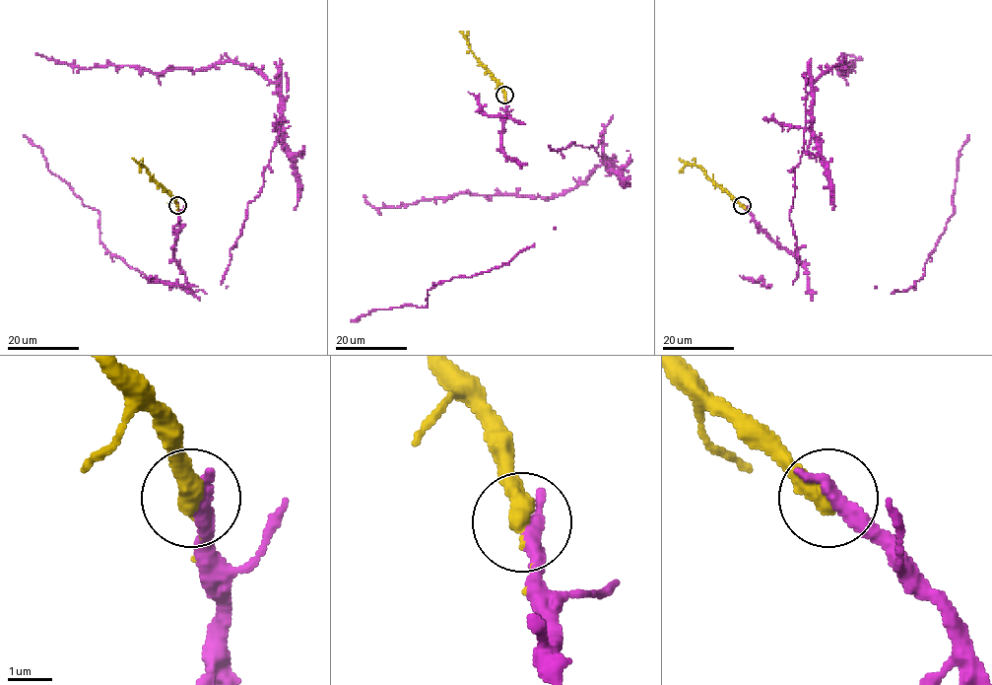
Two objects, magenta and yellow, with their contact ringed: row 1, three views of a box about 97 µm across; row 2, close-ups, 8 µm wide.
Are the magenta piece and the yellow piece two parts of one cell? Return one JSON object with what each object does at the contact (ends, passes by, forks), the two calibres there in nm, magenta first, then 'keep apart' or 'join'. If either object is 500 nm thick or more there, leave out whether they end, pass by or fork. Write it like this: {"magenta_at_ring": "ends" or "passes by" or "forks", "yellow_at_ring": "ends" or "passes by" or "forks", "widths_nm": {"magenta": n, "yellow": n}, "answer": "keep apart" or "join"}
{"widths_nm": {"magenta": 440, "yellow": 500}, "answer": "join"}

